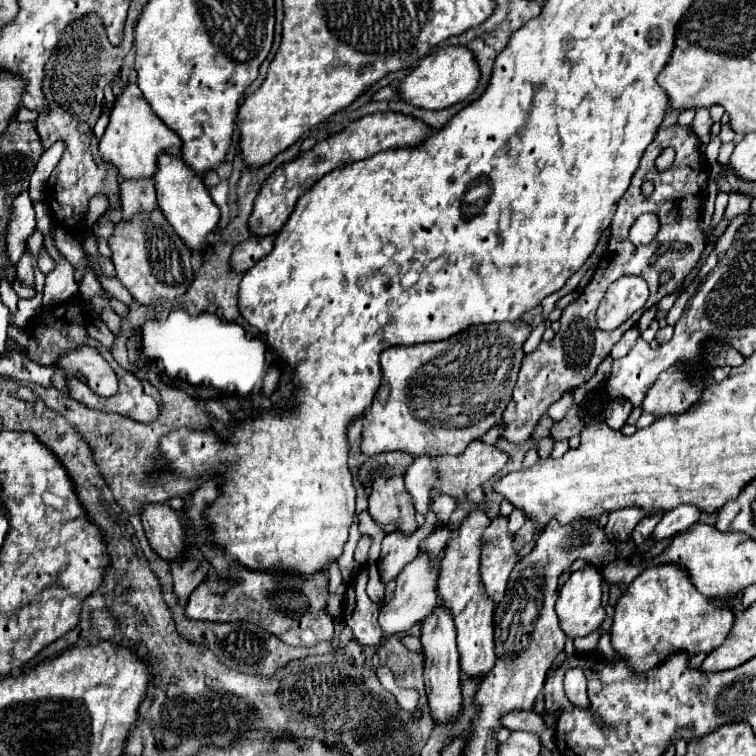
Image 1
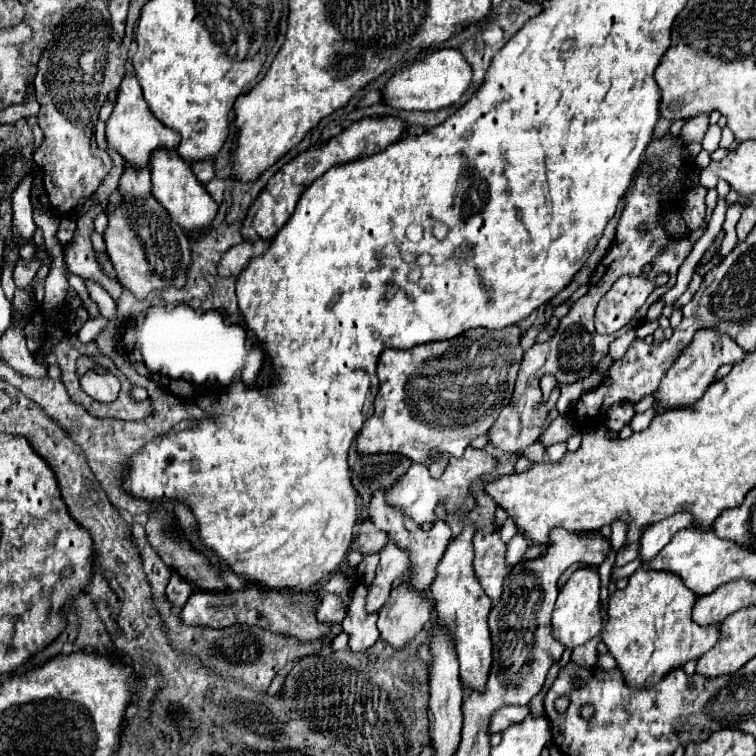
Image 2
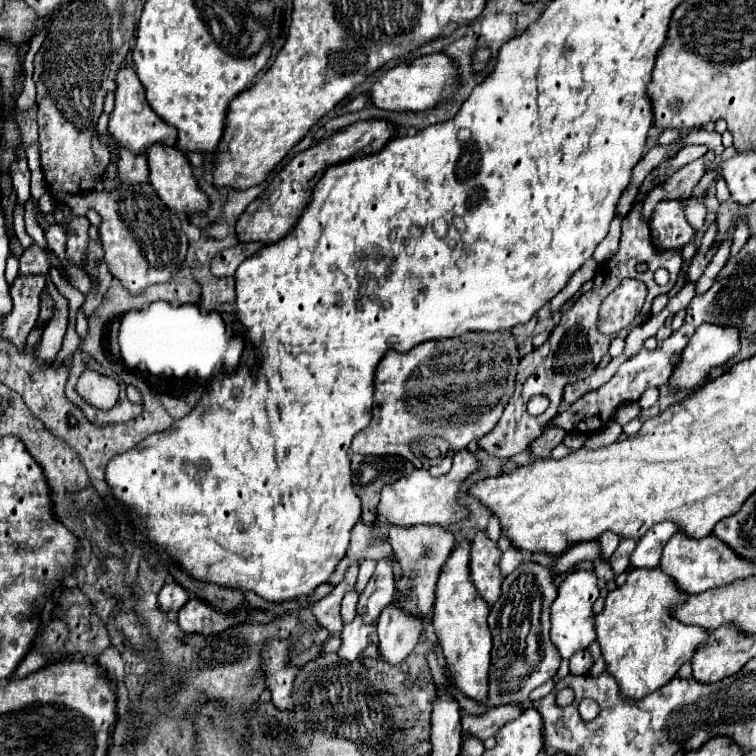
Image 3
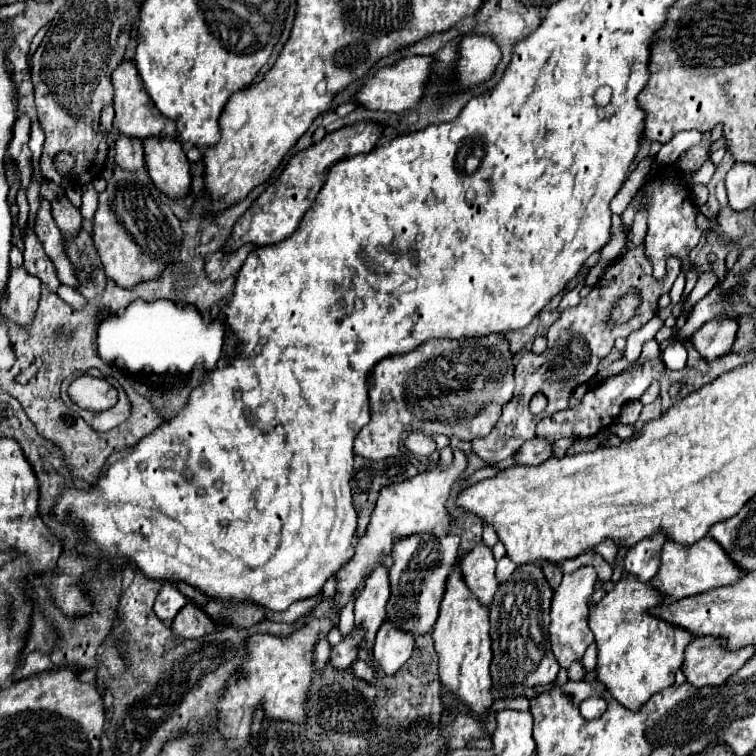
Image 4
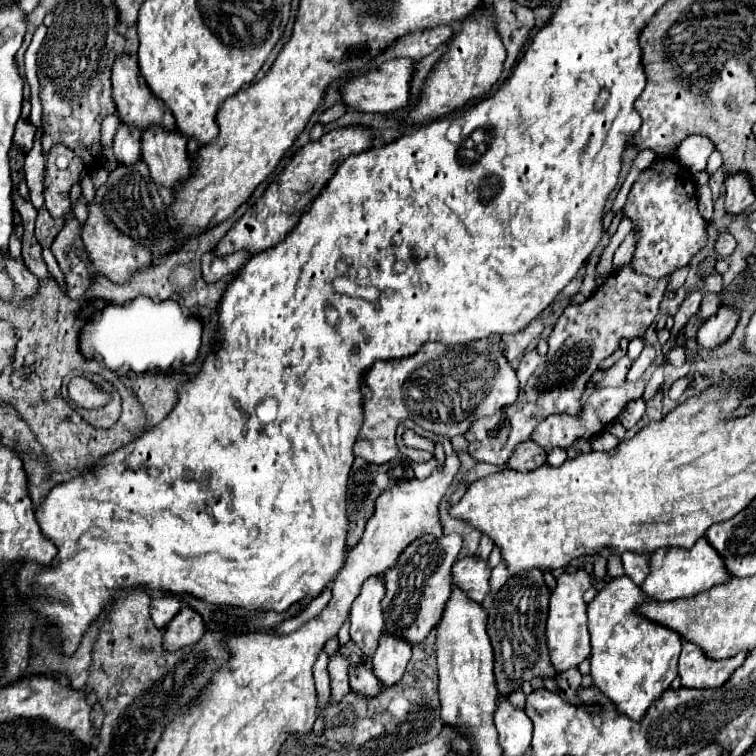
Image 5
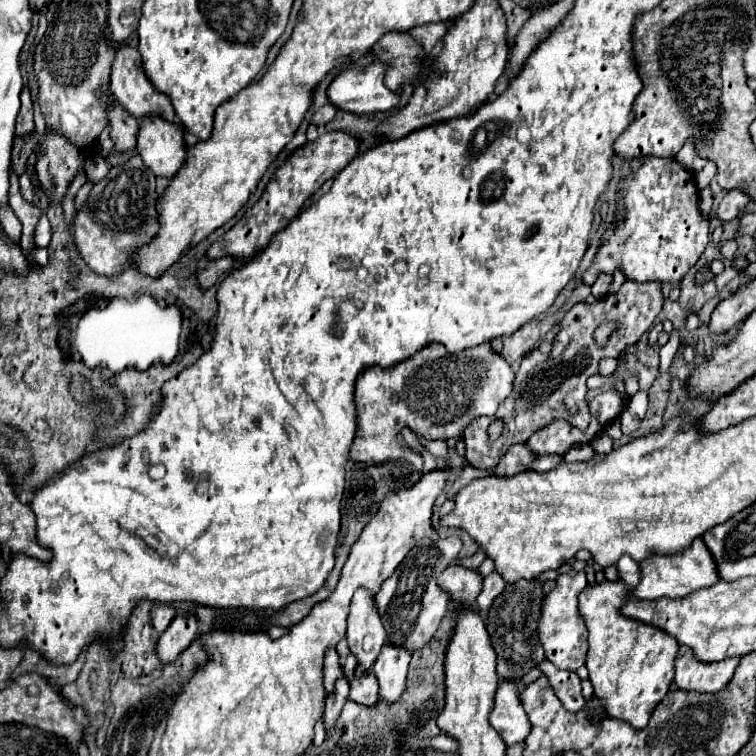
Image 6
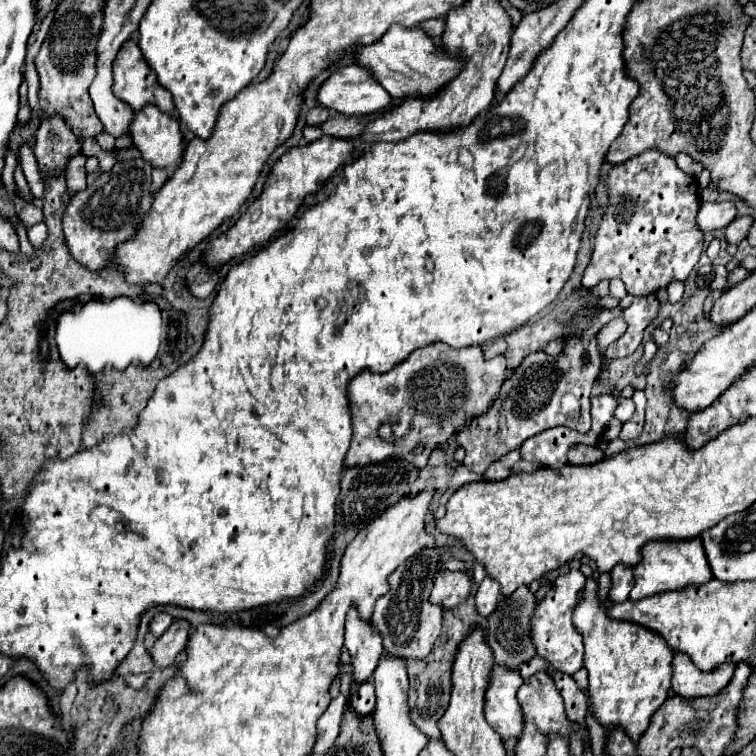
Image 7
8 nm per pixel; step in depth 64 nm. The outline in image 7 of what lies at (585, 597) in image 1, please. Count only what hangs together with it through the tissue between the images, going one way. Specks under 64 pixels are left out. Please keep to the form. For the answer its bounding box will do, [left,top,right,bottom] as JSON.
[532,570,586,674]

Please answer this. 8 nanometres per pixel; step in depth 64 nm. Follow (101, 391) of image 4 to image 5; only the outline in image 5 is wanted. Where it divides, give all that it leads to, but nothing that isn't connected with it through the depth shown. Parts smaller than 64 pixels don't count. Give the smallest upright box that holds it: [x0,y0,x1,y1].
[68,378,110,410]

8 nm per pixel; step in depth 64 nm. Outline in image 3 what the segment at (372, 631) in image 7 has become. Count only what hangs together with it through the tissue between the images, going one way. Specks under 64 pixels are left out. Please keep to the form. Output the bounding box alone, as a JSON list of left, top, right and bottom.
[358,556,398,622]

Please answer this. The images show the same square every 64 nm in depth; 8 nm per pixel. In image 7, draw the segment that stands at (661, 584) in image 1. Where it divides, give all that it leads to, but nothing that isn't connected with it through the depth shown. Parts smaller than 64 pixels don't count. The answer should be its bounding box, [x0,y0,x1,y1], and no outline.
[574,578,674,740]

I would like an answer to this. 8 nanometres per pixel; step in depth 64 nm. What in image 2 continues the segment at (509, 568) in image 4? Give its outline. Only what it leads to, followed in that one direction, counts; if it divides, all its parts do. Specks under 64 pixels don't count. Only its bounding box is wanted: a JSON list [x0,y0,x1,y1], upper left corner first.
[508,530,528,566]

